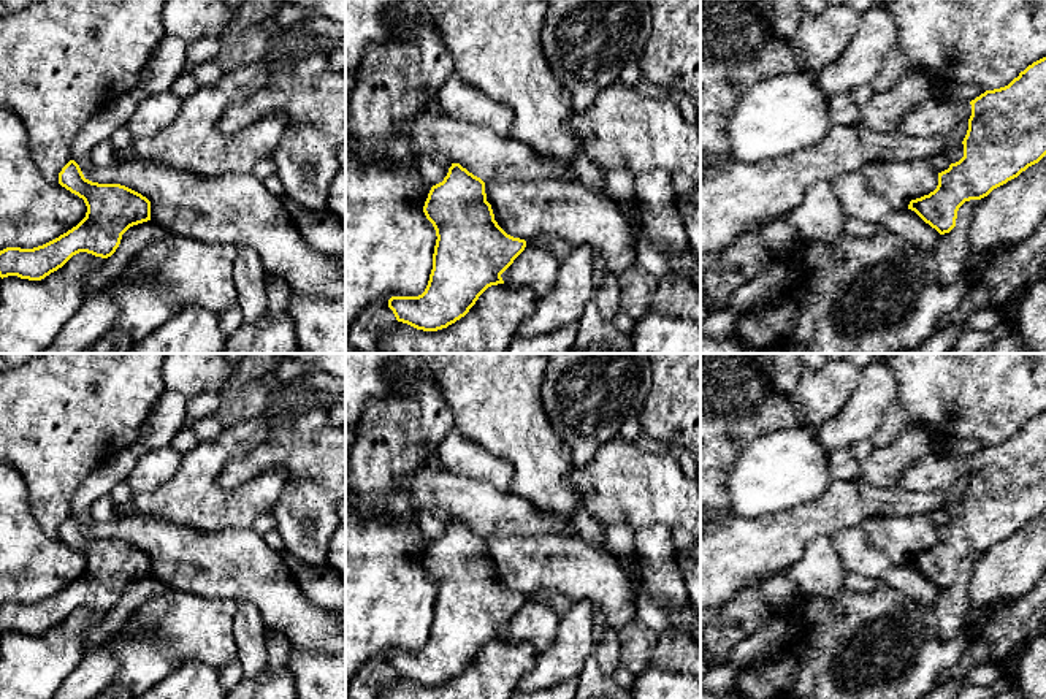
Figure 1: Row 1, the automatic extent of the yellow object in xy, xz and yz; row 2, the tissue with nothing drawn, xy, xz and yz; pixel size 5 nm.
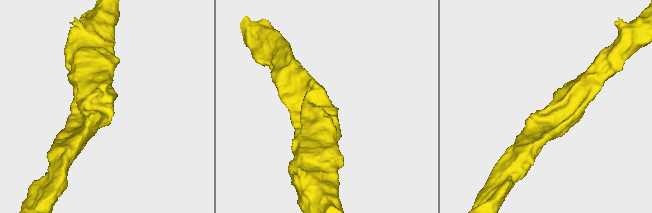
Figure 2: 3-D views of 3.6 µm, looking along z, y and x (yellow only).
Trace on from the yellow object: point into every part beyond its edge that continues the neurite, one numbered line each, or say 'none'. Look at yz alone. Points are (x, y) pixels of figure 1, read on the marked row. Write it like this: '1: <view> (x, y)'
1: yz (931, 118)

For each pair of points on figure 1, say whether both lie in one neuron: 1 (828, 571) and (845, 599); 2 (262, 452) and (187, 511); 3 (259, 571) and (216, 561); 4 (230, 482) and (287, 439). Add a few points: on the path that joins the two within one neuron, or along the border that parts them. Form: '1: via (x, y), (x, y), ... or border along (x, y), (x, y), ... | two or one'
1: border along (843, 587), (831, 596), (809, 596), (802, 593) | two
2: border along (243, 457), (229, 460), (216, 484) | two
3: via (248, 569), (238, 565), (227, 565) | one
4: via (244, 468), (273, 452) | one

